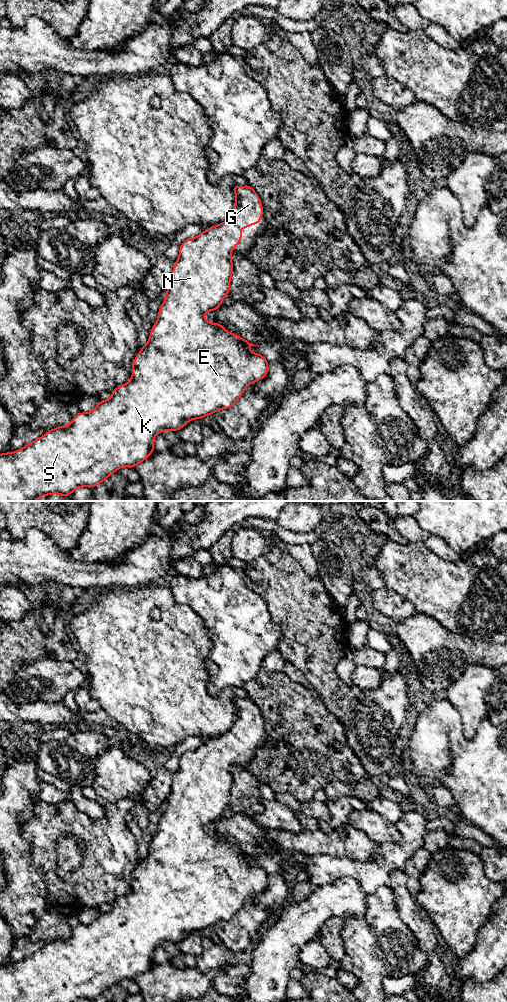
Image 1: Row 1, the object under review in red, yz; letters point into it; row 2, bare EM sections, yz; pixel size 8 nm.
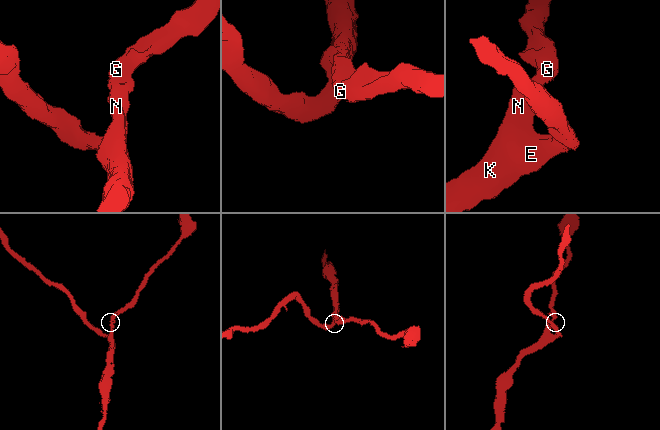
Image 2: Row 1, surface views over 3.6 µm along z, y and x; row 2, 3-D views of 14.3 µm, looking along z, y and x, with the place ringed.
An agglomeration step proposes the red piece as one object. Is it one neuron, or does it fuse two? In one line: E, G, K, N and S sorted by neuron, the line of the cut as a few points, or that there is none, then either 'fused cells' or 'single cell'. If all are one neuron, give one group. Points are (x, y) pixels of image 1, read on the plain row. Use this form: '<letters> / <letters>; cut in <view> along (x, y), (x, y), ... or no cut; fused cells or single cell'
E G K N S; no cut; single cell

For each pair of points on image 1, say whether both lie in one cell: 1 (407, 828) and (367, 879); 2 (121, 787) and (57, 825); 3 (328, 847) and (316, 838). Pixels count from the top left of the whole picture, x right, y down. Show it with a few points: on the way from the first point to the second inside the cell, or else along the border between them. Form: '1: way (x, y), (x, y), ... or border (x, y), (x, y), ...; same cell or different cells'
1: way (407, 841), (380, 868); same cell
2: border (108, 803), (115, 804); different cells
3: way (325, 844), (319, 841); same cell

